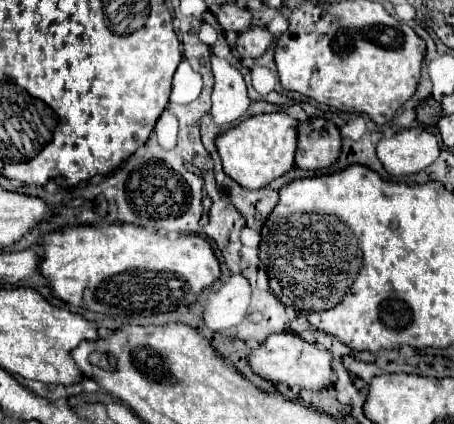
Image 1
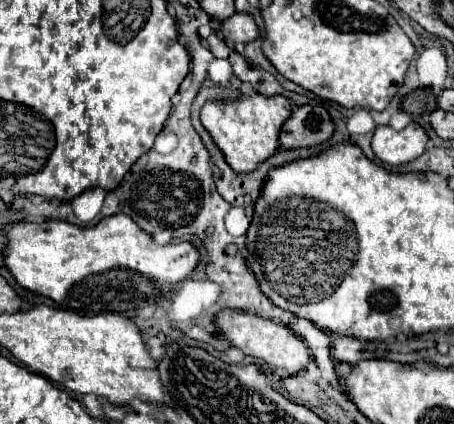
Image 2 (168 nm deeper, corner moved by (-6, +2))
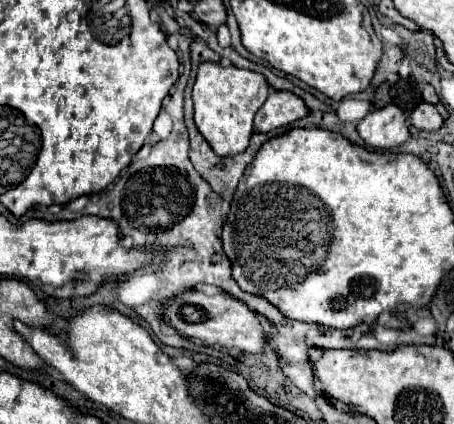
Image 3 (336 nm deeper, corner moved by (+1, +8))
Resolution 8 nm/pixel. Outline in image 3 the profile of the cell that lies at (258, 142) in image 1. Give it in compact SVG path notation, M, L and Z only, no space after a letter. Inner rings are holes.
M201 62L193 86L195 124L217 156L235 156L243 152L253 134L253 118L269 96L269 84L263 74L237 68L233 64Z

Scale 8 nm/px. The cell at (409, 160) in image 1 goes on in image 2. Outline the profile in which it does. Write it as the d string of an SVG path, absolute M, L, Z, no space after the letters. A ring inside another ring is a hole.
M410 122L400 132L390 126L378 126L372 138L372 150L386 164L408 164L428 150L428 134L418 122Z

